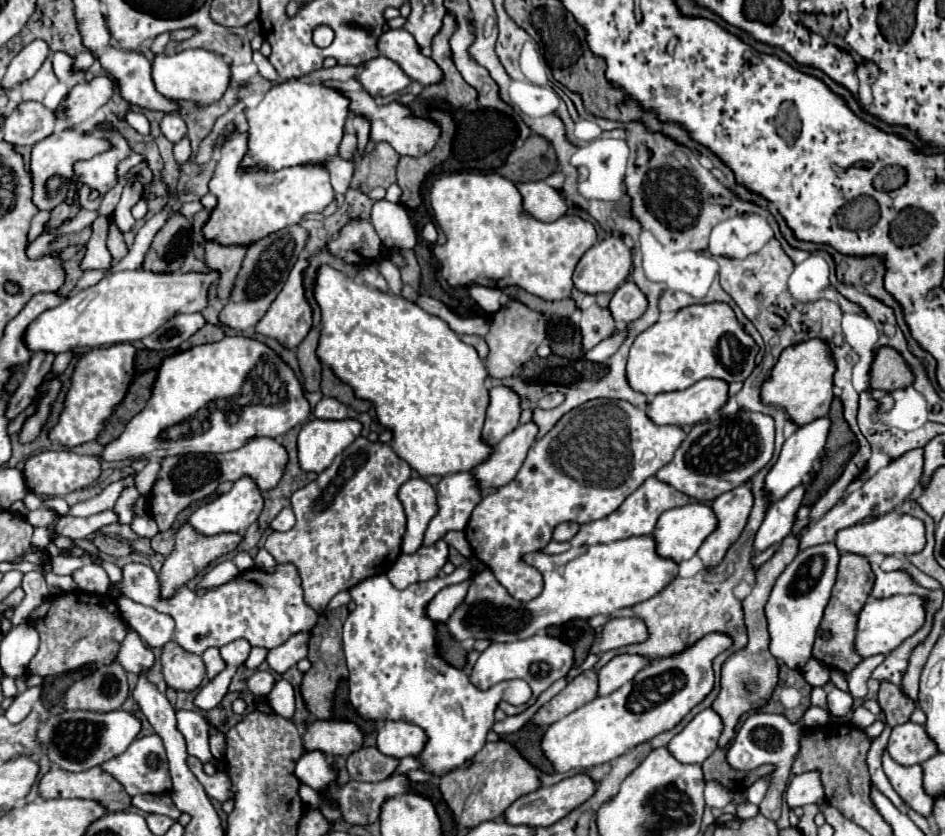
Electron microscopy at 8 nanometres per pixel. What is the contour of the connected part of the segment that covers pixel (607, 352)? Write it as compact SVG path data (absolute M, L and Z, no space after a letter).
M616 331L614 335L610 335L610 337L606 337L602 343L598 343L594 349L586 351L584 359L588 359L588 361L594 363L603 364L610 358L610 355L618 349L618 343L622 343L624 337L626 337L624 331Z

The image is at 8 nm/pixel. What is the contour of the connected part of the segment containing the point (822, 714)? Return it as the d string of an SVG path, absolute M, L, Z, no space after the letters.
M810 707L804 717L802 717L802 723L806 727L824 727L826 723L830 723L830 713L828 709L824 707Z

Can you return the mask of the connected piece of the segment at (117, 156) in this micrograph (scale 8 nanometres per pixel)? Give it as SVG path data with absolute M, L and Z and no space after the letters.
M106 121L84 131L86 135L102 133L110 141L110 149L100 155L94 155L92 159L78 161L74 165L74 175L72 175L72 181L88 187L90 191L98 191L100 195L106 195L118 183L118 163L120 159L126 159L132 153L132 147L126 141L126 137L120 135L118 131L112 131L112 127L114 125Z

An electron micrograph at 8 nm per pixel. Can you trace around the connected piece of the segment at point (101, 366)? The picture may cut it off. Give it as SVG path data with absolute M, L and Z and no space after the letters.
M118 343L118 347L98 347L94 351L86 351L74 367L60 421L48 431L48 439L62 447L76 447L94 441L102 431L104 423L110 419L114 407L124 399L130 383L134 381L135 355L136 348L130 343Z

